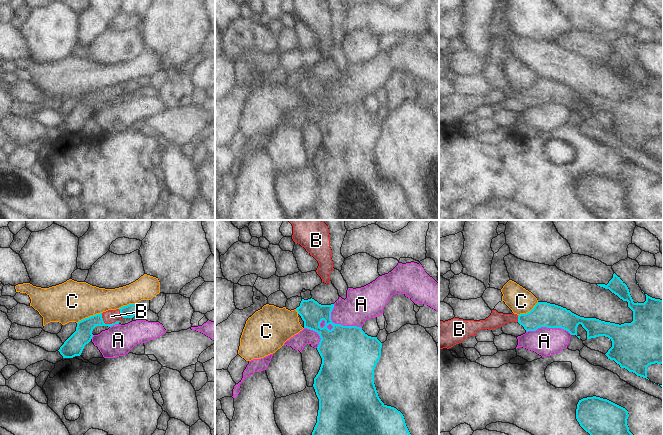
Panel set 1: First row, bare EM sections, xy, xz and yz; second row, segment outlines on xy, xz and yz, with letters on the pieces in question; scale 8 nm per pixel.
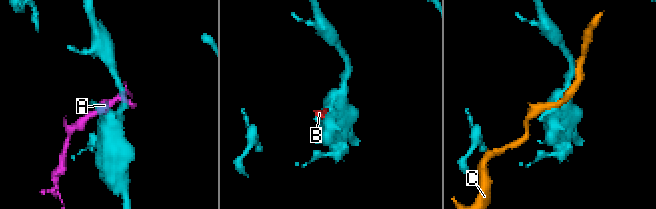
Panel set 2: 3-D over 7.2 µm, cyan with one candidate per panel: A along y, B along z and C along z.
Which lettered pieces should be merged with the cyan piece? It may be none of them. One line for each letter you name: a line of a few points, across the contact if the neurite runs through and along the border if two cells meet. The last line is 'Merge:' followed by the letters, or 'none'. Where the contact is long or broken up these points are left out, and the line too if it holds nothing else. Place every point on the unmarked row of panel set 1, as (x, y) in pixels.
B: line xy (83, 110), (94, 98), (107, 100), (111, 92)
Merge: B

